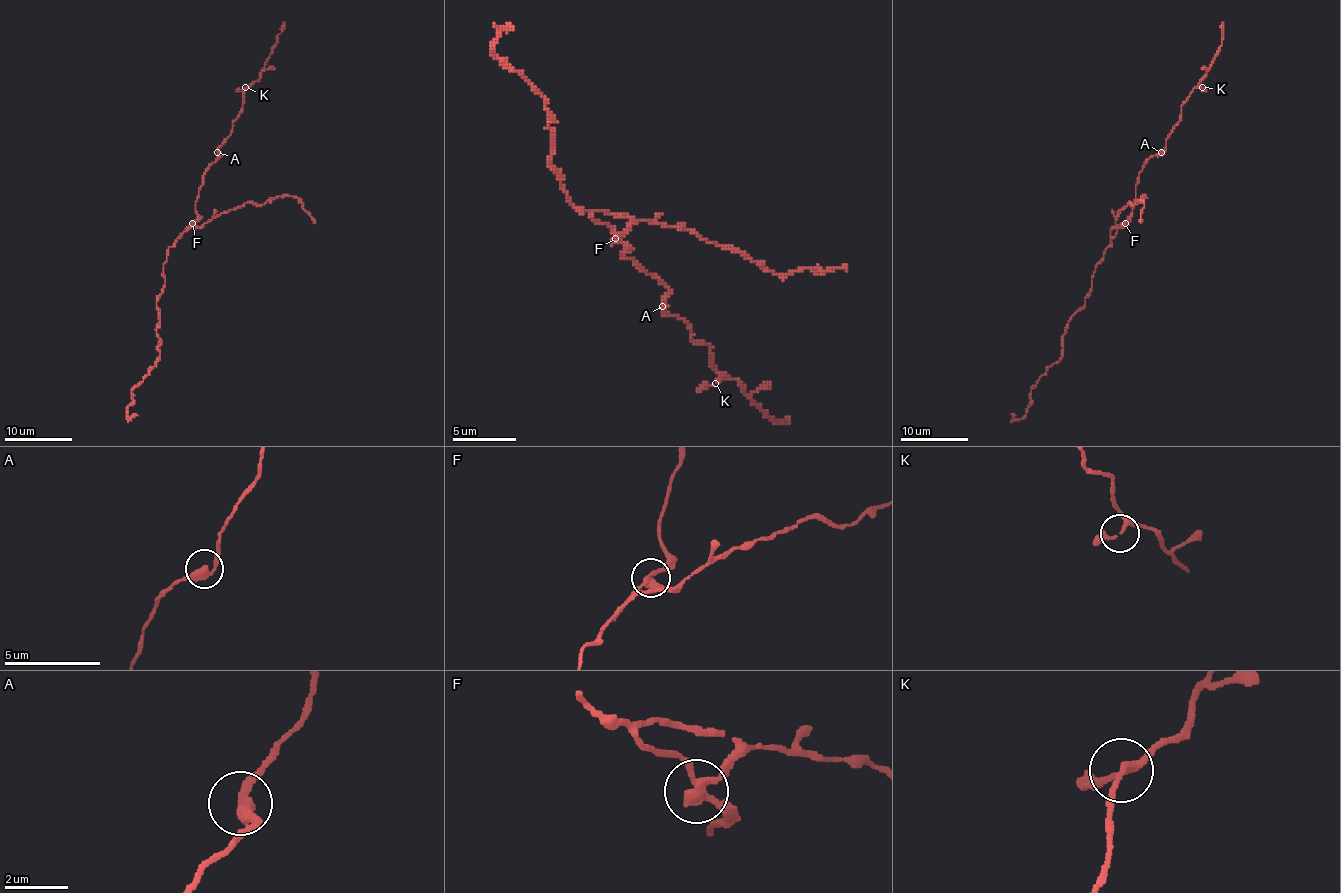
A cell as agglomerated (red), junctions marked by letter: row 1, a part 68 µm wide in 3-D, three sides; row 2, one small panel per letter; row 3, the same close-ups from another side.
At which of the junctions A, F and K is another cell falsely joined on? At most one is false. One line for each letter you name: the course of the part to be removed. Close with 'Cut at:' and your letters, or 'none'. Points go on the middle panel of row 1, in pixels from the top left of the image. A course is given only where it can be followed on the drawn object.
Cut at: none

